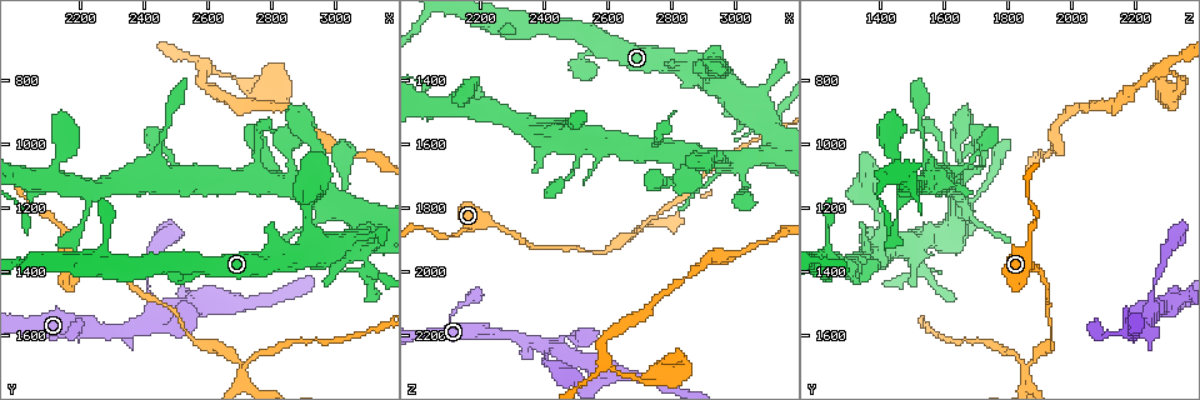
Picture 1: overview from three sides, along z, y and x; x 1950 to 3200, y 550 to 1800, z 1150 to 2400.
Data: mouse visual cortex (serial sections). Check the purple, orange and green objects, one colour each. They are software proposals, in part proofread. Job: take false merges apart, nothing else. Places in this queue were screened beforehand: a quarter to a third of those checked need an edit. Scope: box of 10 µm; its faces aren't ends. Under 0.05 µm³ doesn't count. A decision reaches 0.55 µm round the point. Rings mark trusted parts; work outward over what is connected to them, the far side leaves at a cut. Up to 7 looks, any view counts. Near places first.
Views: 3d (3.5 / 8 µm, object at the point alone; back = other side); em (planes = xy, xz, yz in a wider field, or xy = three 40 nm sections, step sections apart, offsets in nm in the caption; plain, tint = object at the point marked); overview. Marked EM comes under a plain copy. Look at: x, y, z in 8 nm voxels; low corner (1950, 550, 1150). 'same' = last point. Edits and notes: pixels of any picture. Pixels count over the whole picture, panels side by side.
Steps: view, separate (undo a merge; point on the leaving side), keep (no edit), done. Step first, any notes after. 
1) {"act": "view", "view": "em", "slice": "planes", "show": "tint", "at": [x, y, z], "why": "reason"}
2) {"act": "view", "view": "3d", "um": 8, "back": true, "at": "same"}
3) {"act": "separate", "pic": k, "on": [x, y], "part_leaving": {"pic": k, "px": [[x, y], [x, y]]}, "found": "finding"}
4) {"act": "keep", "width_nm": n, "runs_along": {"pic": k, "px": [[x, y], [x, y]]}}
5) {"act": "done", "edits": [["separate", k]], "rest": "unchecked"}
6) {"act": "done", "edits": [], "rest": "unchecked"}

{"act": "view", "view": "3d", "um": 8, "at": [2520, 1550, 2190], "why": "sharp bend"}

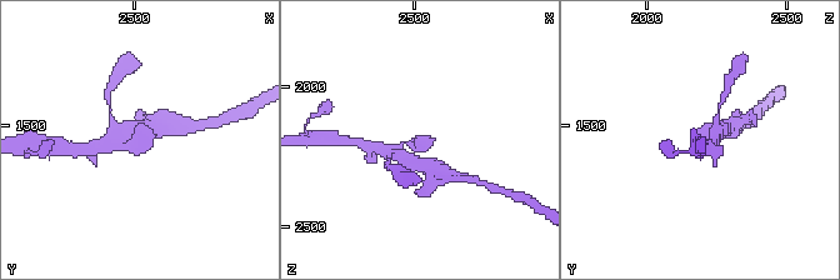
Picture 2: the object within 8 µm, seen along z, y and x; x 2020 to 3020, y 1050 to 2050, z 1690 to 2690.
{"act": "view", "view": "em", "slice": "xy", "step": 5, "show": "tint", "at": "same", "why": "shape alone is not enough"}

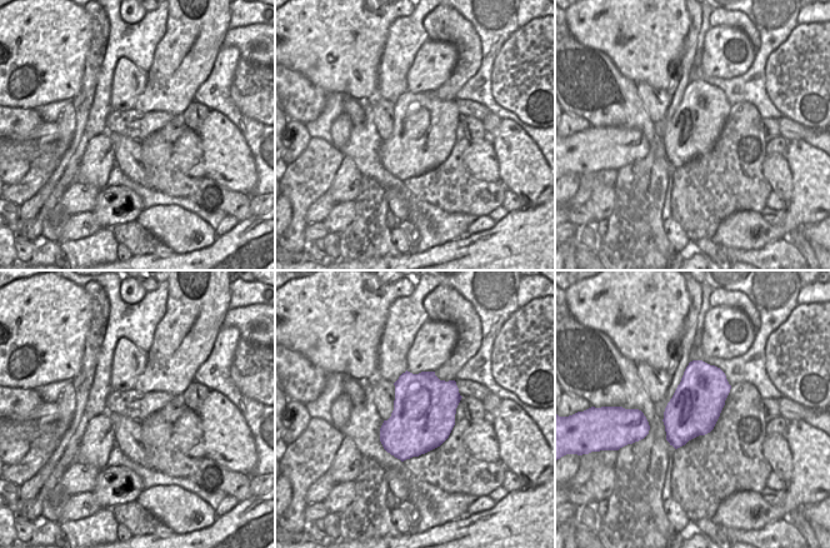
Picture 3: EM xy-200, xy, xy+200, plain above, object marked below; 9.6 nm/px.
{"act": "keep", "found": "all the same cell"}

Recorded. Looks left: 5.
{"act": "view", "view": "3d", "um": 3.5, "at": [2540, 1580, 1930], "why": "a narrow waist"}

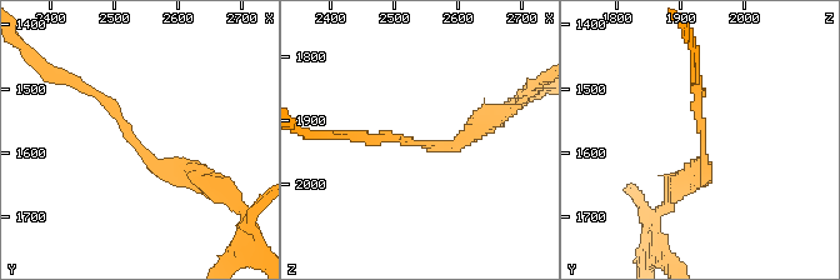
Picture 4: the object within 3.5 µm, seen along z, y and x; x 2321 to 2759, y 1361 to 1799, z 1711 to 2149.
{"act": "view", "view": "em", "slice": "xy", "step": 2, "show": "tint", "at": [2525, 1590, 1935], "arm_widths_nm": [150, 200], "why": "shape alone is not enough"}

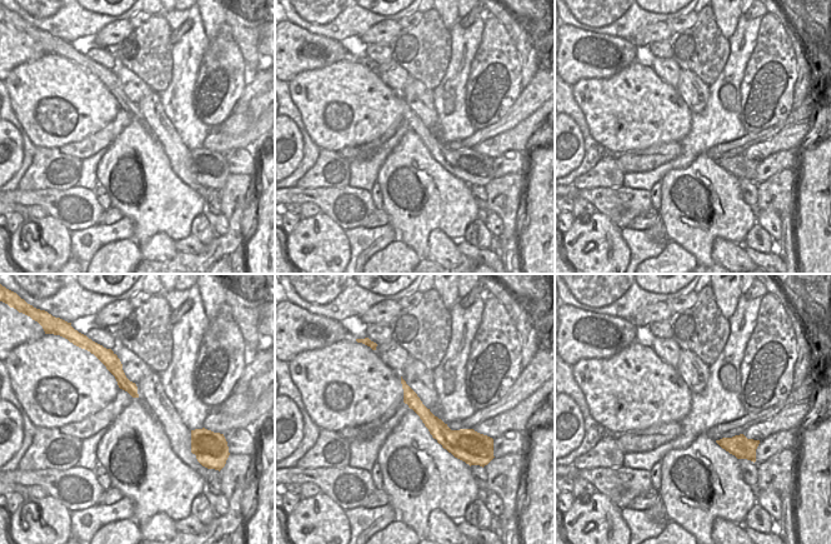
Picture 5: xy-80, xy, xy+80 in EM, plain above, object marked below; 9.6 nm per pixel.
{"act": "keep", "runs_along": {"pic": 5, "px": [[406, 389], [425, 415], [459, 445]]}, "found": "one cell here"}

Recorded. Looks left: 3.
{"act": "view", "view": "3d", "um": 8, "at": [2710, 1710, 1850], "why": "four-way junction"}

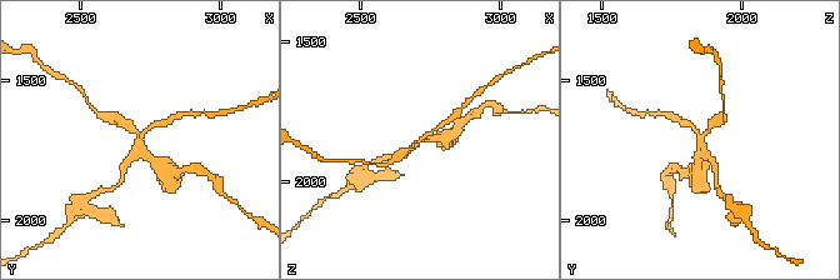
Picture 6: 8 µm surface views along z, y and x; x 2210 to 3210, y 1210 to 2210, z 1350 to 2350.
{"act": "view", "view": "3d", "um": 3.5, "at": "same"}

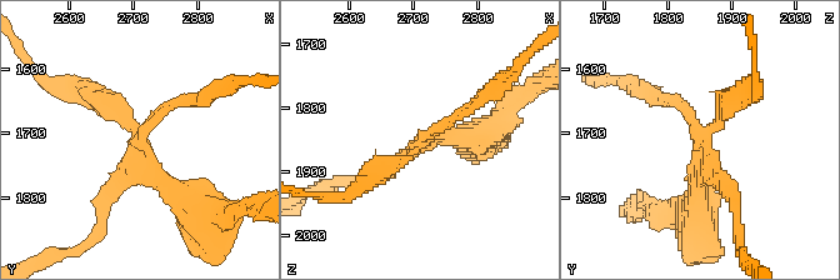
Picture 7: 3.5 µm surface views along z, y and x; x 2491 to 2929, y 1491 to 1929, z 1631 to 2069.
{"act": "separate", "pic": 7, "on": [685, 238], "part_leaving": {"pic": 7, "px": [[704, 136], [679, 101], [638, 90]]}, "found": "a second cell is stuck on"}

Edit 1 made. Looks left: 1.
{"act": "done", "edits": [["separate", 7]], "rest": "unchecked"}

